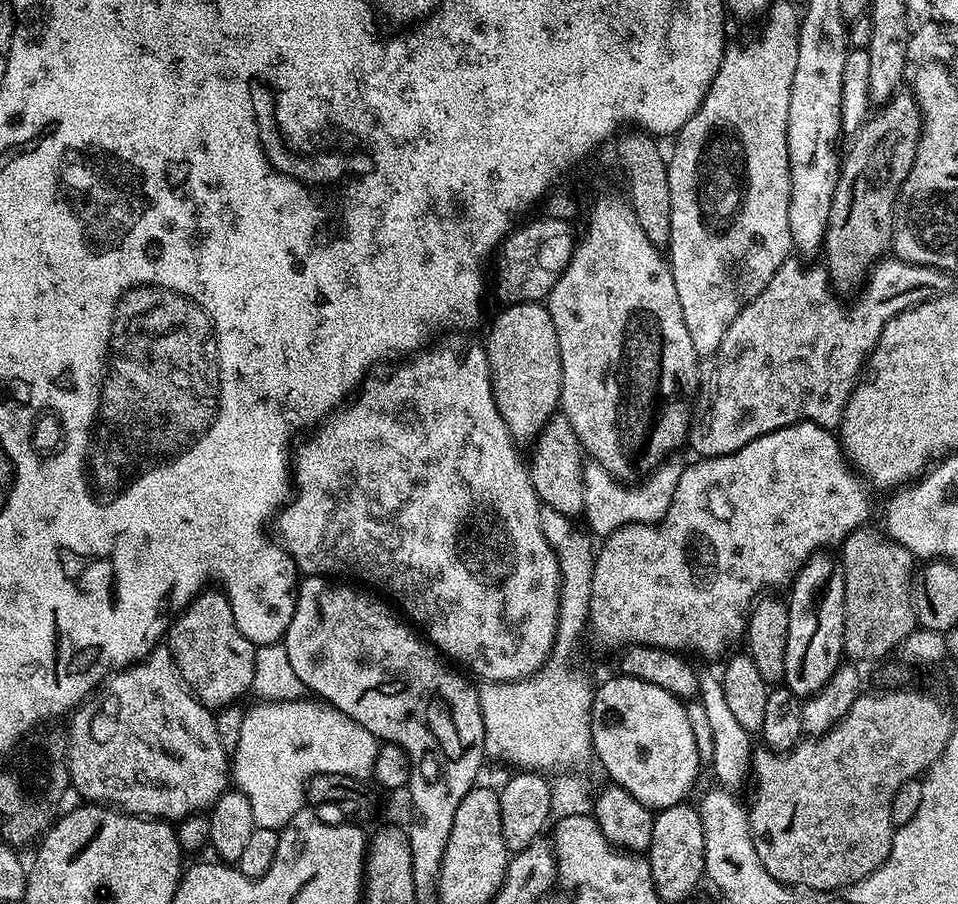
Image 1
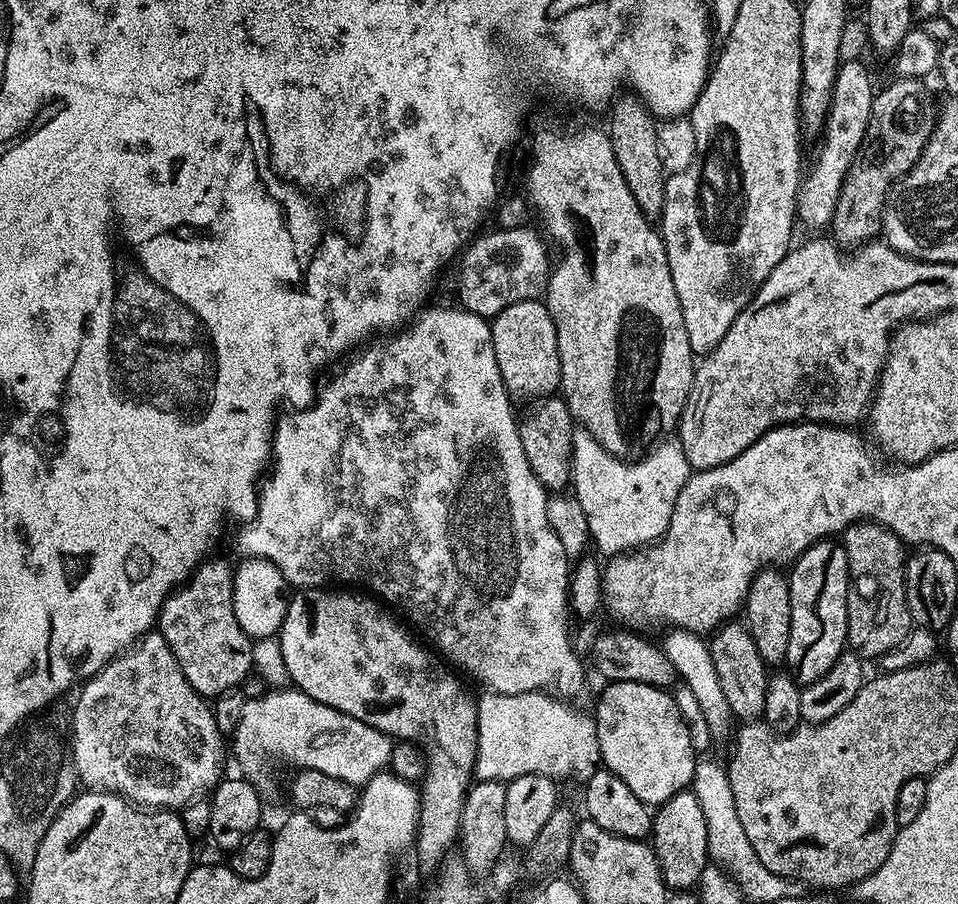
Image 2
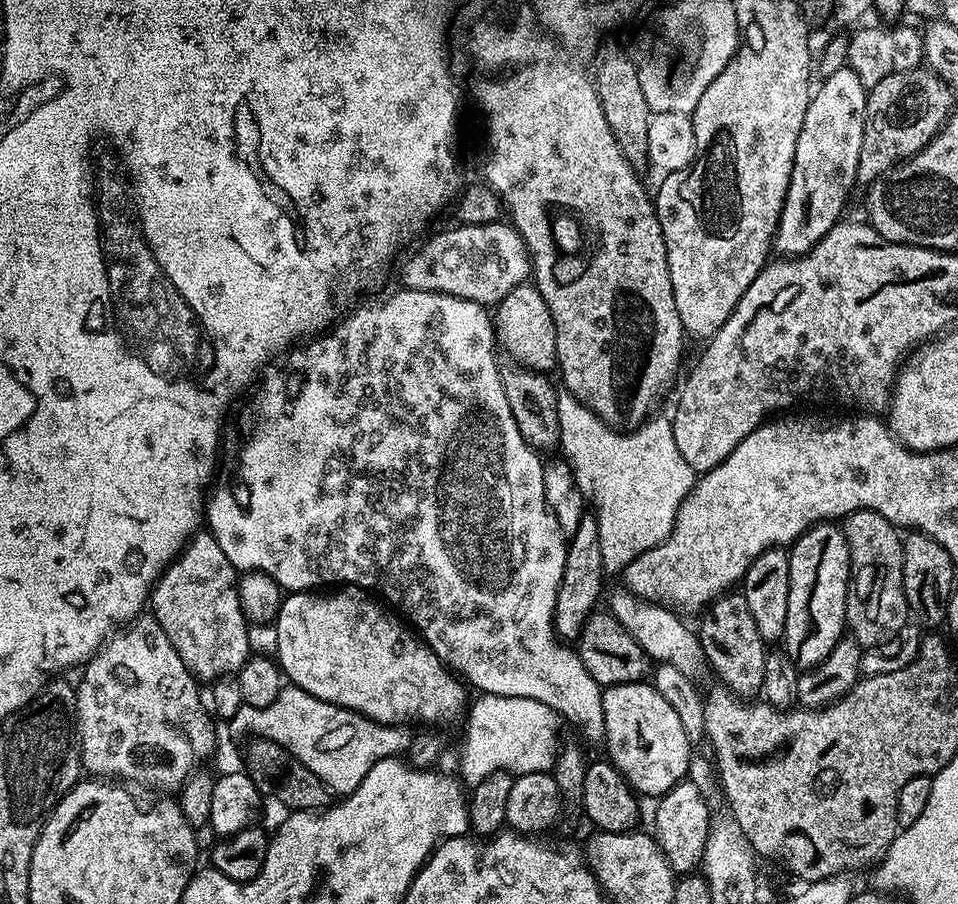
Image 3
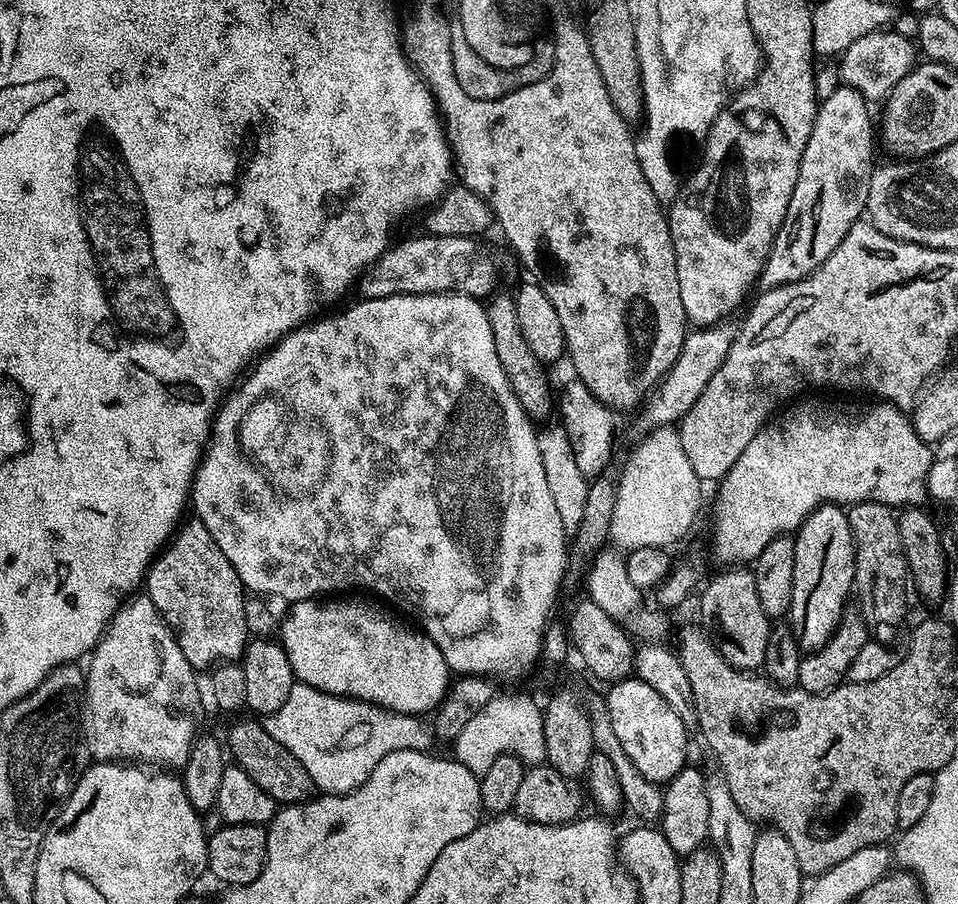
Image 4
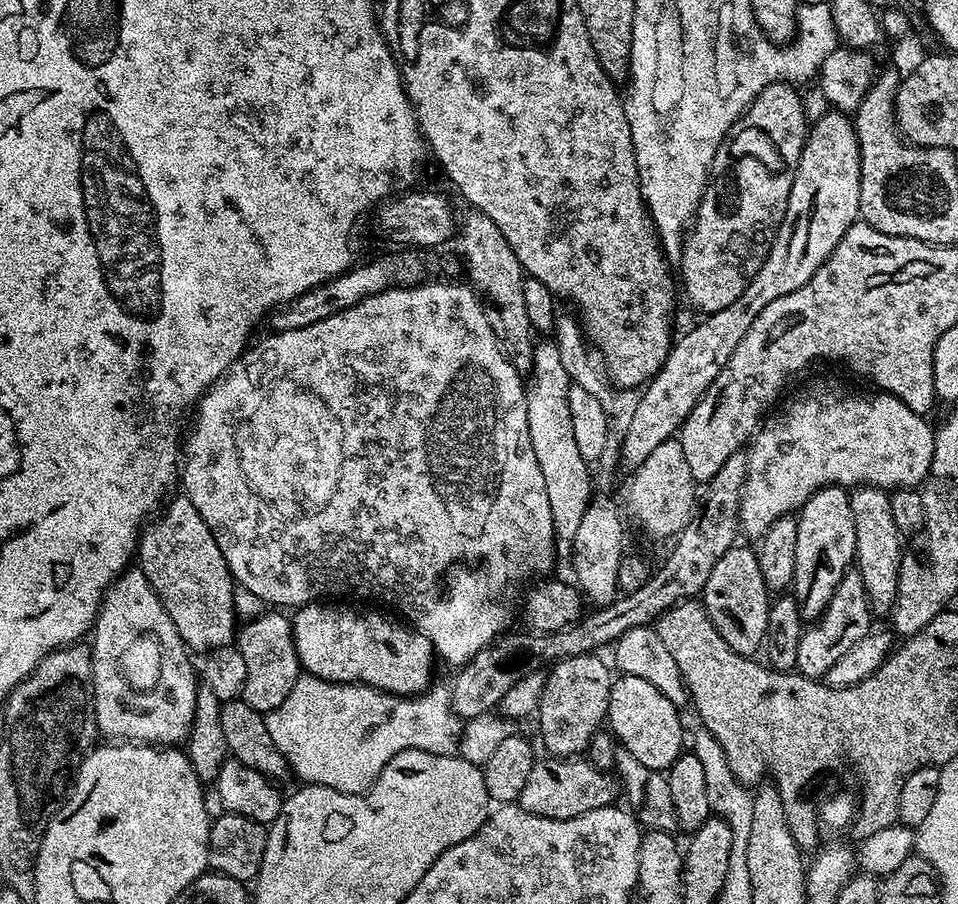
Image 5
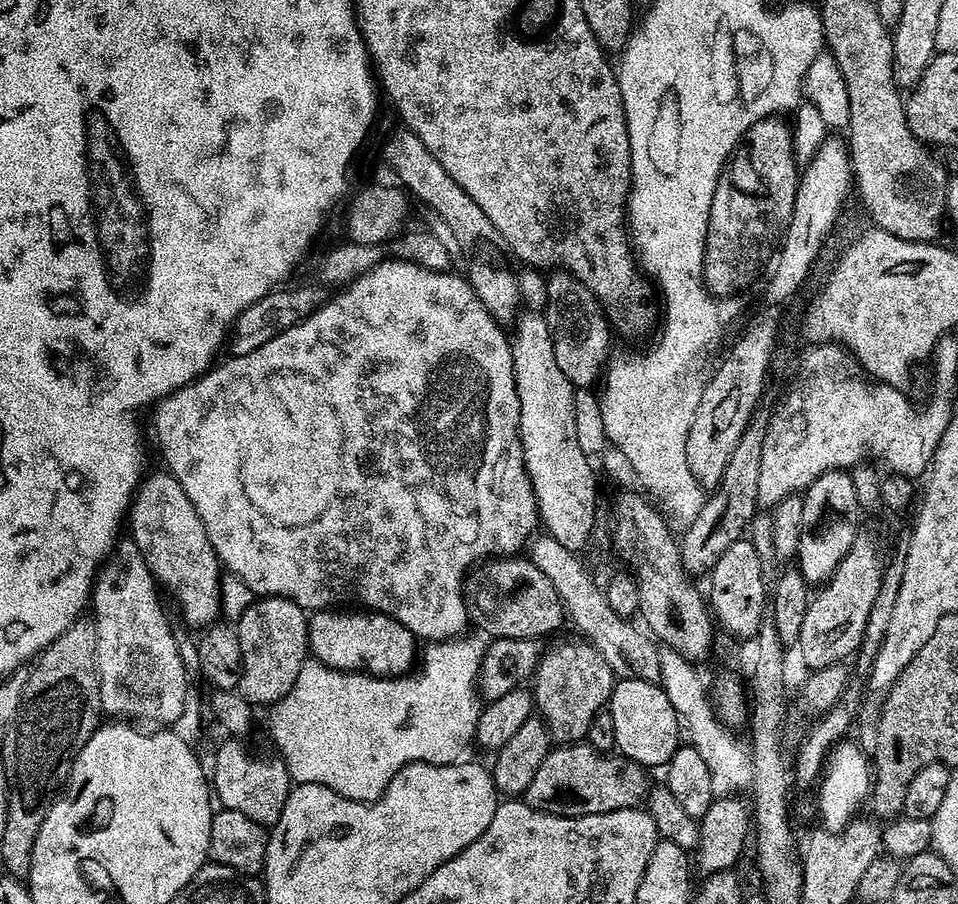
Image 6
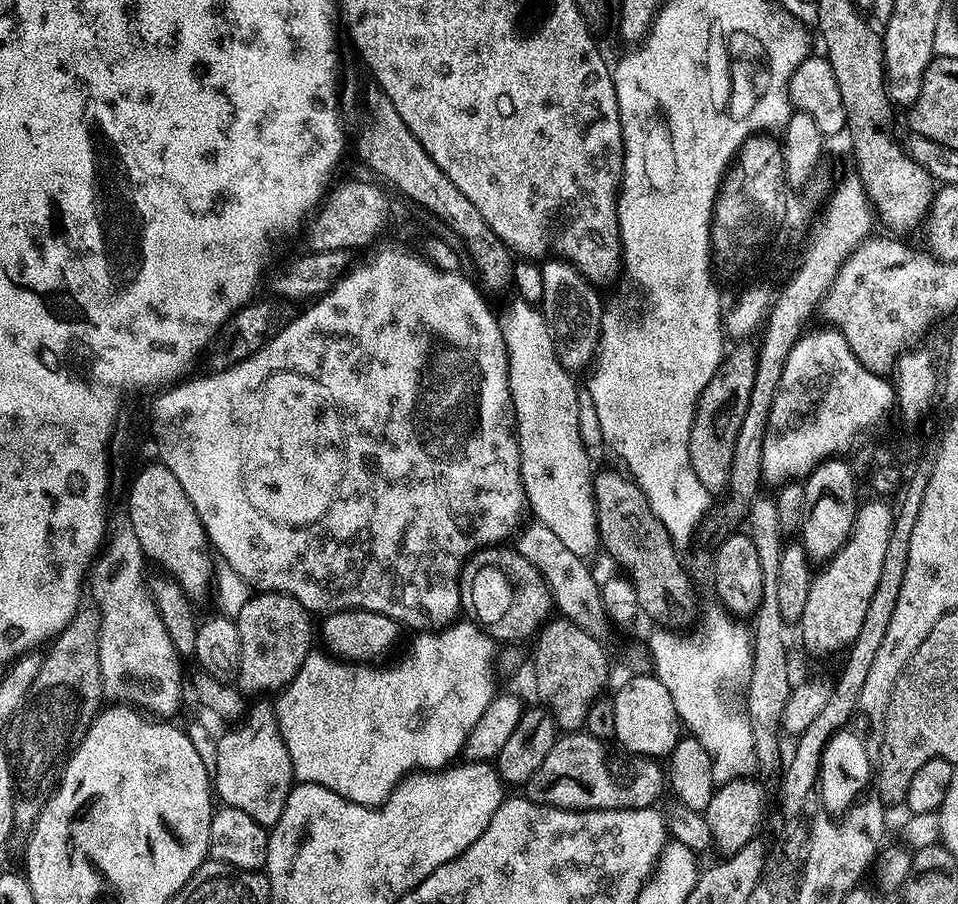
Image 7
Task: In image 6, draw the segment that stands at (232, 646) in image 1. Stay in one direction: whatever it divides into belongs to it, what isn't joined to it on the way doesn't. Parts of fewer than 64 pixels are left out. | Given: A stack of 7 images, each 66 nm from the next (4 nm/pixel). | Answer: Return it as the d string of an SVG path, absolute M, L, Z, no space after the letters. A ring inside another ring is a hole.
M166 470L149 473L133 496L129 522L132 526L130 538L138 546L157 585L164 587L165 584L169 594L180 603L183 623L192 630L203 630L217 623L222 616L222 565L206 534L206 526L202 526L202 520L181 483Z

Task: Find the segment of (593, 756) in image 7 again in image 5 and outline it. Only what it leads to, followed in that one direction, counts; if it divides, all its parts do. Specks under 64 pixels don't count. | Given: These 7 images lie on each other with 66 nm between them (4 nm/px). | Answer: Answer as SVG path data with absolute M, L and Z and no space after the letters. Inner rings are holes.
M587 758L545 759L537 759L536 765L526 777L526 786L522 786L522 794L518 801L522 810L538 814L542 818L565 820L578 818L583 812L617 803L618 780L615 775L605 774L601 769L595 768Z

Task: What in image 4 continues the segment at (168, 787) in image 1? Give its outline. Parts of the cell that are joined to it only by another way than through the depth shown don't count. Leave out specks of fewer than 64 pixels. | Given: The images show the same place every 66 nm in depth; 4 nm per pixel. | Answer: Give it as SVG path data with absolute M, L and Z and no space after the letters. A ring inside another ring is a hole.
M136 594L121 603L88 662L86 743L89 753L100 762L135 762L164 770L183 769L198 735L198 672L186 662L186 654L182 654L172 629L148 595Z

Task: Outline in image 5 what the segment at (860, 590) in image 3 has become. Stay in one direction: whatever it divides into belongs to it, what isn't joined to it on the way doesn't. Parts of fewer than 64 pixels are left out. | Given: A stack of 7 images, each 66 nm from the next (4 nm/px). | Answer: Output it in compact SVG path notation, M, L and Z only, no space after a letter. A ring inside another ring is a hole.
M871 484L857 485L849 491L850 510L854 518L854 534L856 535L854 564L866 586L868 604L874 609L877 617L889 615L890 609L896 605L898 594L902 533L894 522L893 510L890 508L891 500L891 495L885 489ZM880 596L884 599L885 605L880 604Z

